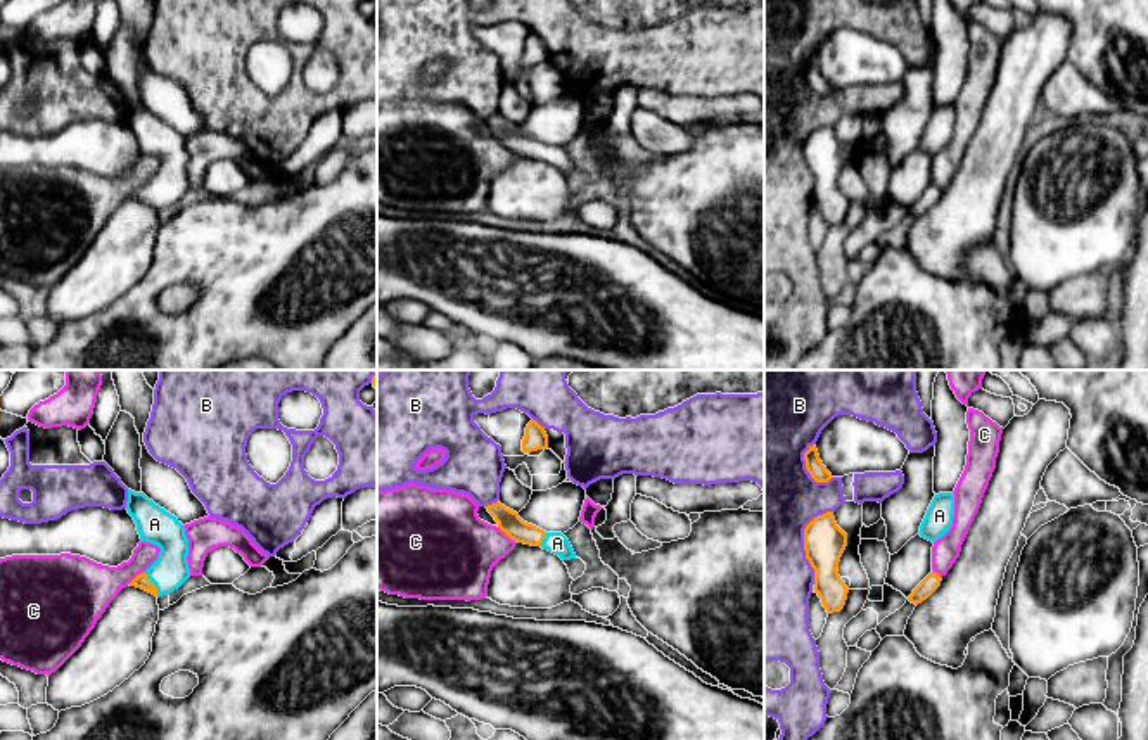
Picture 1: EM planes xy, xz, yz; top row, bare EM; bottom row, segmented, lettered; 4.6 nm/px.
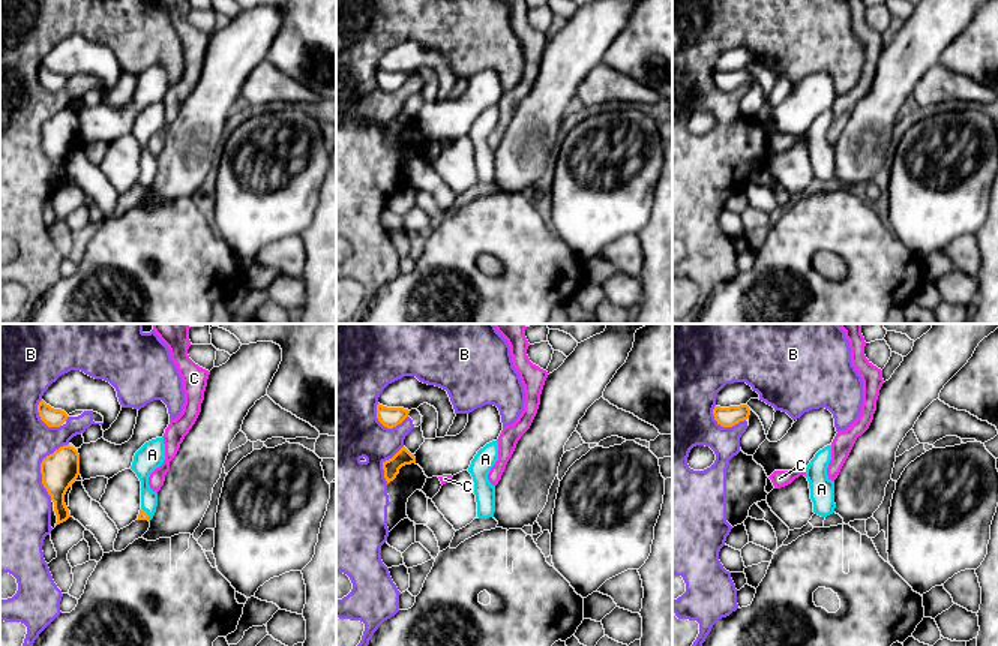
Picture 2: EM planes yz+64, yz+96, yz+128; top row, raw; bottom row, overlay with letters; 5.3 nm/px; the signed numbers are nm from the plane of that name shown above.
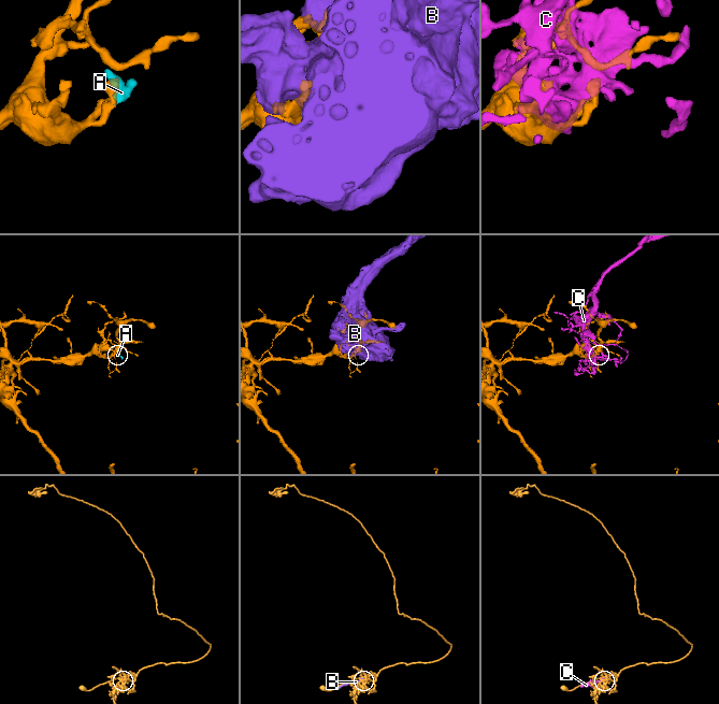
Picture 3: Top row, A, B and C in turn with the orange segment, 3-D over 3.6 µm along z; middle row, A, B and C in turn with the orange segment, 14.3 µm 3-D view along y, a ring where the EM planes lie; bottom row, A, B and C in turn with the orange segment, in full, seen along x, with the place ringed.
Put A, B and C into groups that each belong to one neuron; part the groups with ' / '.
A / B / C

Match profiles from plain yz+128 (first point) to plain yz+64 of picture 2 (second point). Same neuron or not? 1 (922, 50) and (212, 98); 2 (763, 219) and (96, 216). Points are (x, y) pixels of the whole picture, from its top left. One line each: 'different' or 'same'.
1: same
2: different

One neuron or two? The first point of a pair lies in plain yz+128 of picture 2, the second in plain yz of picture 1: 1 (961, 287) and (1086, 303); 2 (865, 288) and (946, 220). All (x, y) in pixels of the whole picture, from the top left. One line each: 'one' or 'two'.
1: two
2: two

